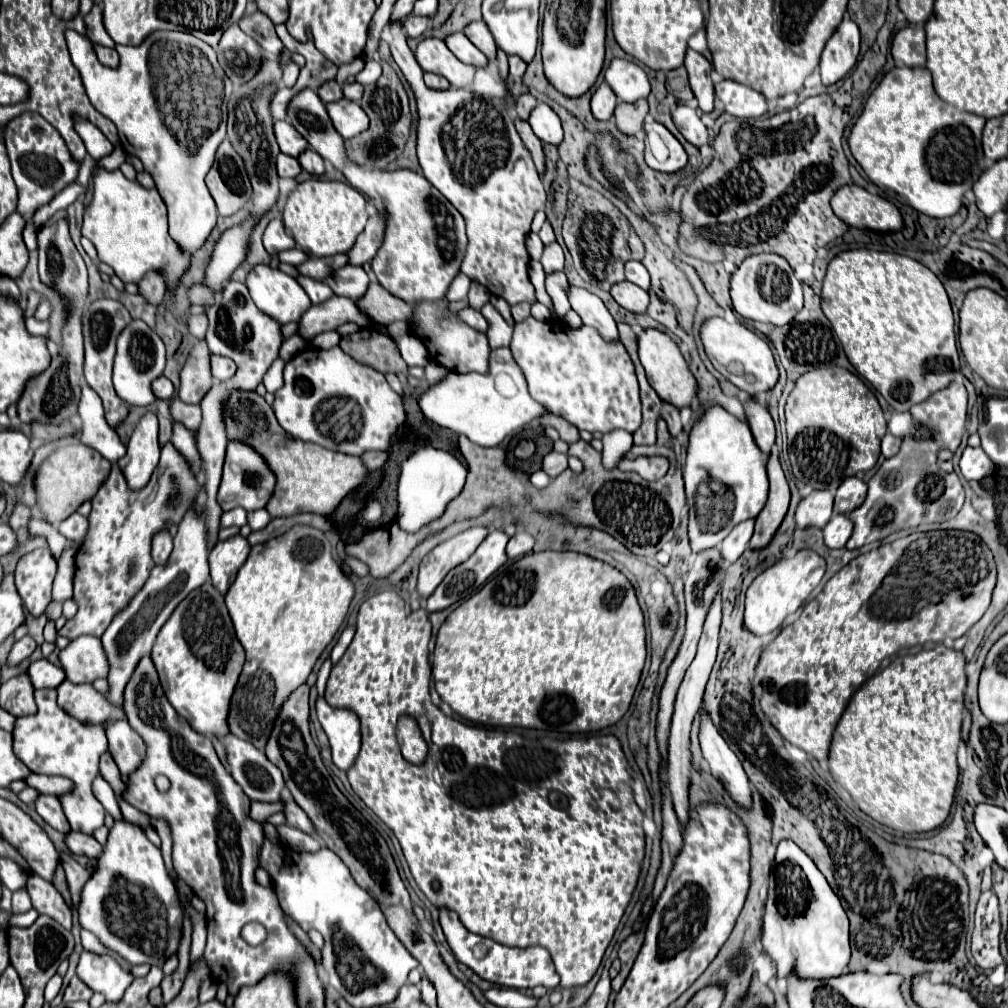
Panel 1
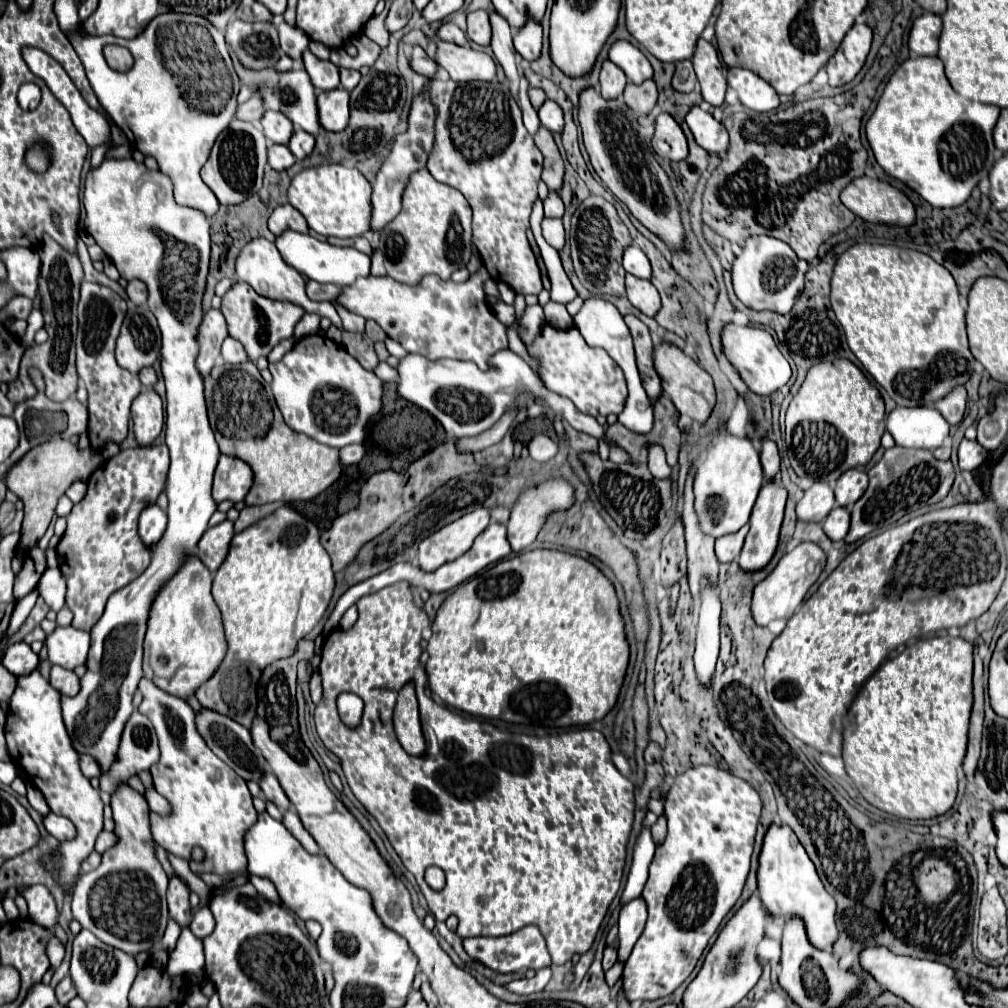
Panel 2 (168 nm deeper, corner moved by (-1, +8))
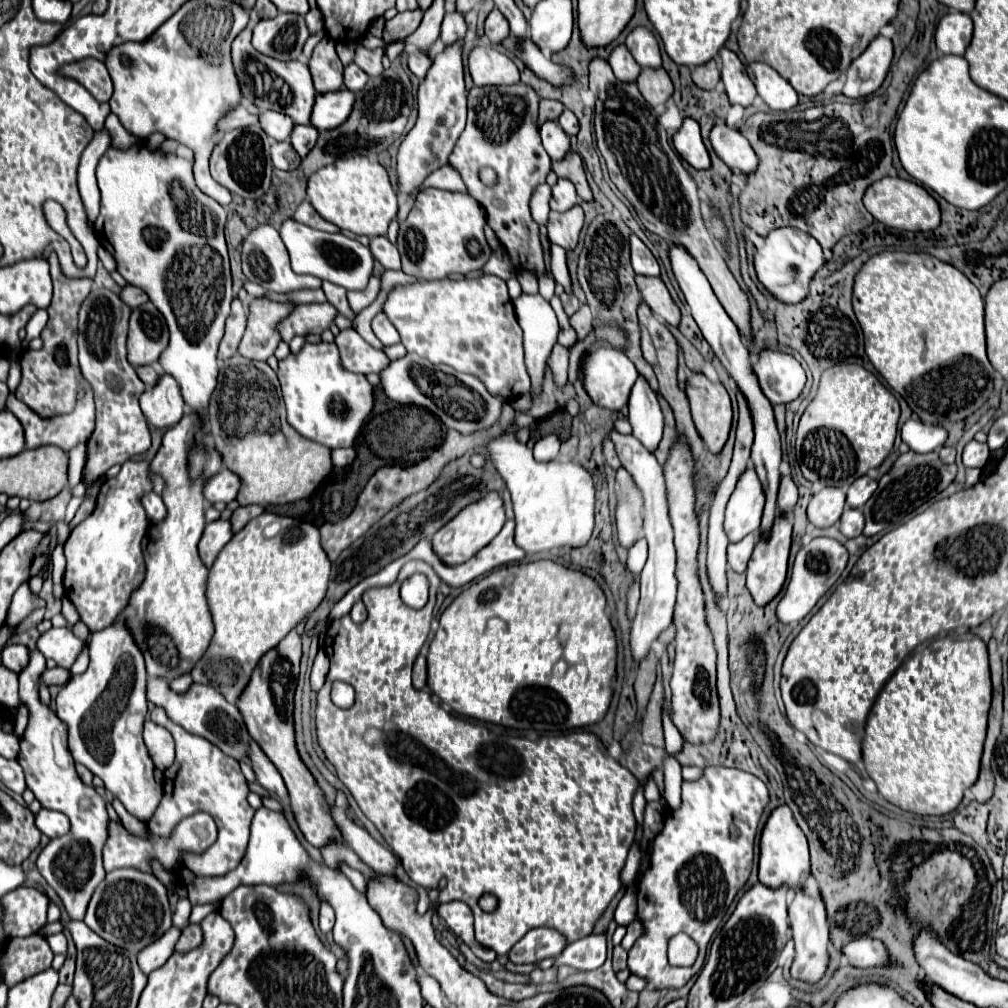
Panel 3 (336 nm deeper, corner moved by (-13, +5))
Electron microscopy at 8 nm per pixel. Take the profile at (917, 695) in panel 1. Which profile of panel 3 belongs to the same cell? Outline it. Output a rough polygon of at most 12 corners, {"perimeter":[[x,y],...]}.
{"perimeter":[[987,644],[909,656],[865,724],[881,796],[921,816],[977,782]]}

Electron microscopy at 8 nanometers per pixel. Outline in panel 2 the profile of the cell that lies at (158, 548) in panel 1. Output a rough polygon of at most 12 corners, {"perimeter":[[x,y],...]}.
{"perimeter":[[149,505],[139,517],[139,535],[155,547],[165,533],[165,511]]}

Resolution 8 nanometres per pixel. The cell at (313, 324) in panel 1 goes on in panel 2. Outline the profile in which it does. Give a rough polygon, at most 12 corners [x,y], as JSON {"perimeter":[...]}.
{"perimeter":[[359,277],[335,299],[405,351],[487,359],[507,327],[465,283]]}

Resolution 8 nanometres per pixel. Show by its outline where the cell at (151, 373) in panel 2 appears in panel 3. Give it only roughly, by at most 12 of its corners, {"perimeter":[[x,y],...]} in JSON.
{"perimeter":[[155,366],[135,368],[137,376],[147,384],[157,384]]}

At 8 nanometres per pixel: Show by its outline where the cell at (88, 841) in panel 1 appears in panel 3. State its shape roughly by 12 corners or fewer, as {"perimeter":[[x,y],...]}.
{"perimeter":[[39,810],[35,826],[47,836],[65,836],[69,820],[55,810]]}

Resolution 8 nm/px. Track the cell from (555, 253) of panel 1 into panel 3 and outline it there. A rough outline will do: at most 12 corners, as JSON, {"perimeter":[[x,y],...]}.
{"perimeter":[[583,208],[551,212],[549,242],[573,250],[583,228]]}

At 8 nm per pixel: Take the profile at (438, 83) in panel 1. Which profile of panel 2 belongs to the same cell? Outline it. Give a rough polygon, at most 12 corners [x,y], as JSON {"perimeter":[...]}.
{"perimeter":[[421,47],[409,63],[419,75],[435,77],[437,63]]}

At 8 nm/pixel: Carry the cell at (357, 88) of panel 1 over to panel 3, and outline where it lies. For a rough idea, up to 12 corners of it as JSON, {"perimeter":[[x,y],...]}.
{"perimeter":[[357,64],[345,68],[343,86],[357,92],[367,76]]}

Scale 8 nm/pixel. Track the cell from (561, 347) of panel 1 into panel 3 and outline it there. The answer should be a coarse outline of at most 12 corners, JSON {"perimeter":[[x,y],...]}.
{"perimeter":[[613,348],[583,358],[593,402],[621,410],[639,376]]}

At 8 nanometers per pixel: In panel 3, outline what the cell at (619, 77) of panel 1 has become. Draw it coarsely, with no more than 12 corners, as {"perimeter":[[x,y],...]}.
{"perimeter":[[633,28],[625,40],[643,68],[659,68],[657,38],[647,28]]}

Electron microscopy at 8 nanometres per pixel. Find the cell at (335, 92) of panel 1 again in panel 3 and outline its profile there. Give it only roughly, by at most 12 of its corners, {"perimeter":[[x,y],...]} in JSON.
{"perimeter":[[323,38],[309,60],[319,94],[343,88],[335,42]]}

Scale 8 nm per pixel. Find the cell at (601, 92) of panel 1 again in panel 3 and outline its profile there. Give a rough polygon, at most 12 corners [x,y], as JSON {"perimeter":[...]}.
{"perimeter":[[619,44],[609,64],[619,80],[637,80],[641,66],[625,44]]}

